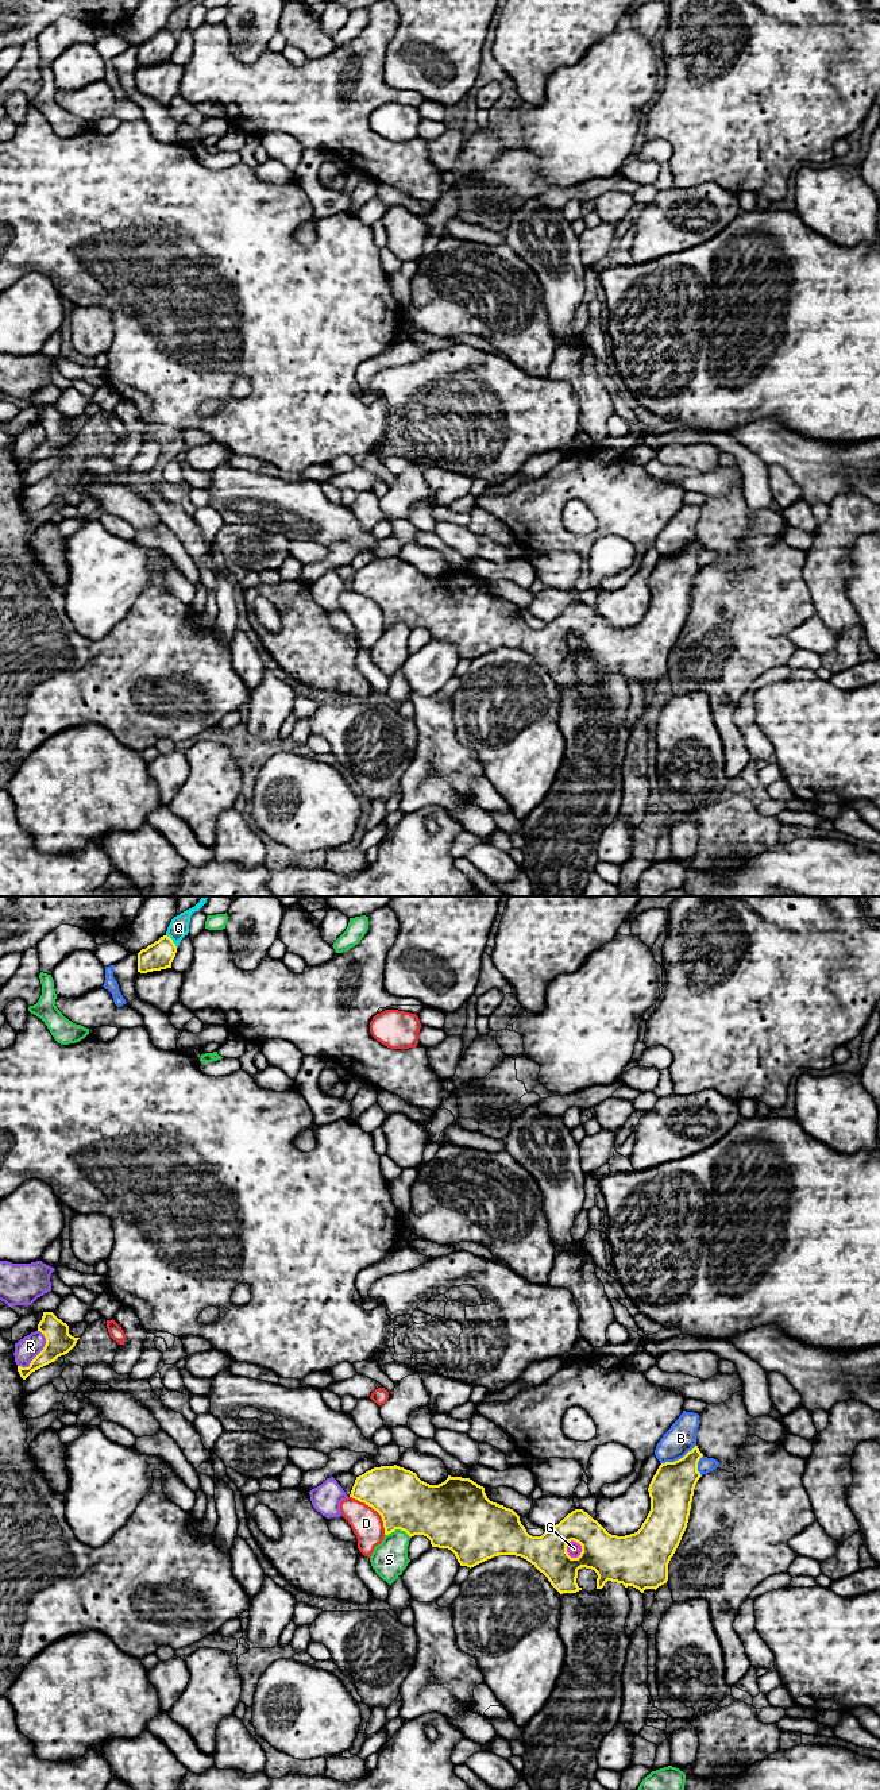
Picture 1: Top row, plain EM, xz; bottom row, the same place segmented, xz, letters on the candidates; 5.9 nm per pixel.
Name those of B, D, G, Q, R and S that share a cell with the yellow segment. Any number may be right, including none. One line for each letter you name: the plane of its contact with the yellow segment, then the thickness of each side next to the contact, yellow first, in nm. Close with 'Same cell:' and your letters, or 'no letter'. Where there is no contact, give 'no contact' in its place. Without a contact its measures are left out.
Same cell: no letter

